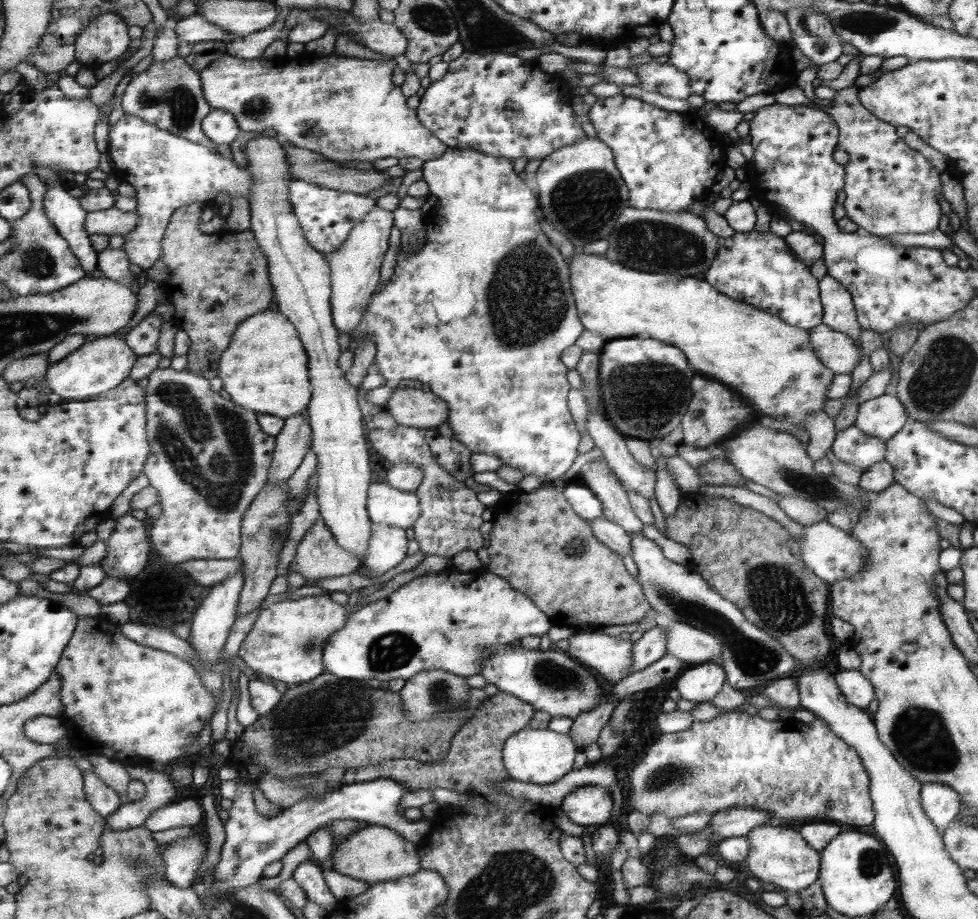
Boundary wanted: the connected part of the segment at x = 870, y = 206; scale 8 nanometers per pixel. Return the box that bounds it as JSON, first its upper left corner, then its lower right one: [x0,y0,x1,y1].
[820,84,941,237]

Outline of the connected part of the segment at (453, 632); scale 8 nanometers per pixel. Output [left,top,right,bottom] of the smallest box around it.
[322,566,551,684]

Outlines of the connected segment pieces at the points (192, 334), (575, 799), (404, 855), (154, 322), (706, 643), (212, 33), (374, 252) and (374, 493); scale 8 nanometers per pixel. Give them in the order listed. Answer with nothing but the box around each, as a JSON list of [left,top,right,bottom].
[[159,203,274,380],[559,786,611,827],[330,825,421,885],[125,312,160,357],[664,622,722,666],[173,14,235,45],[325,206,393,336],[366,483,419,530]]

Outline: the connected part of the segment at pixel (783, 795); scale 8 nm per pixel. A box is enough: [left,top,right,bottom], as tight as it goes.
[623,711,873,826]

